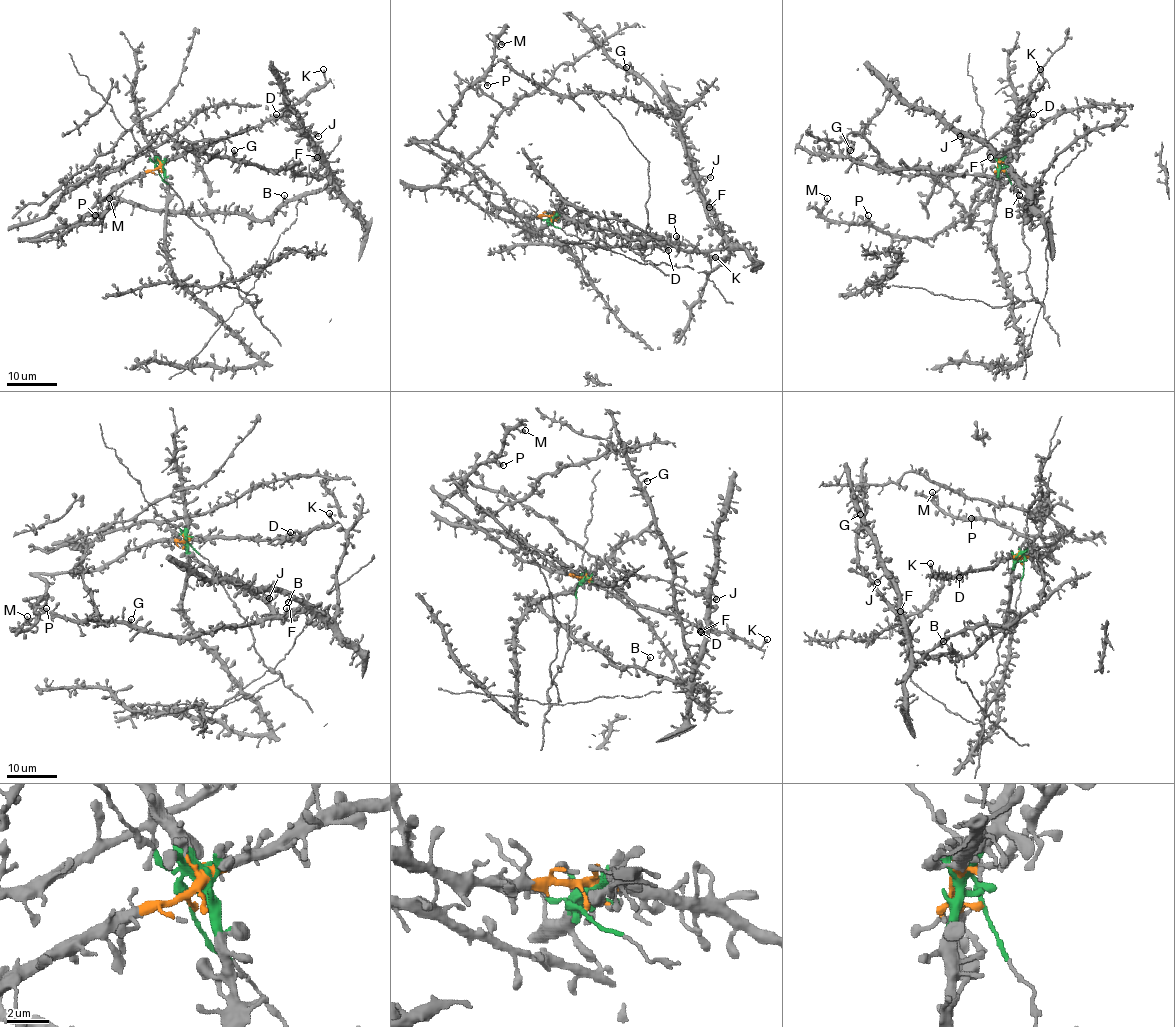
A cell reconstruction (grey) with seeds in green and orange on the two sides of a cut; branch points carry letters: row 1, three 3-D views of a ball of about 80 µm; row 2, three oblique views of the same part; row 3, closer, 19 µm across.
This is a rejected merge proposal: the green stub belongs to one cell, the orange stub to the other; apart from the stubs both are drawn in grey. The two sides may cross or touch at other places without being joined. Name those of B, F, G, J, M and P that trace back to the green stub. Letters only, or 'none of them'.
B, F, G, J

